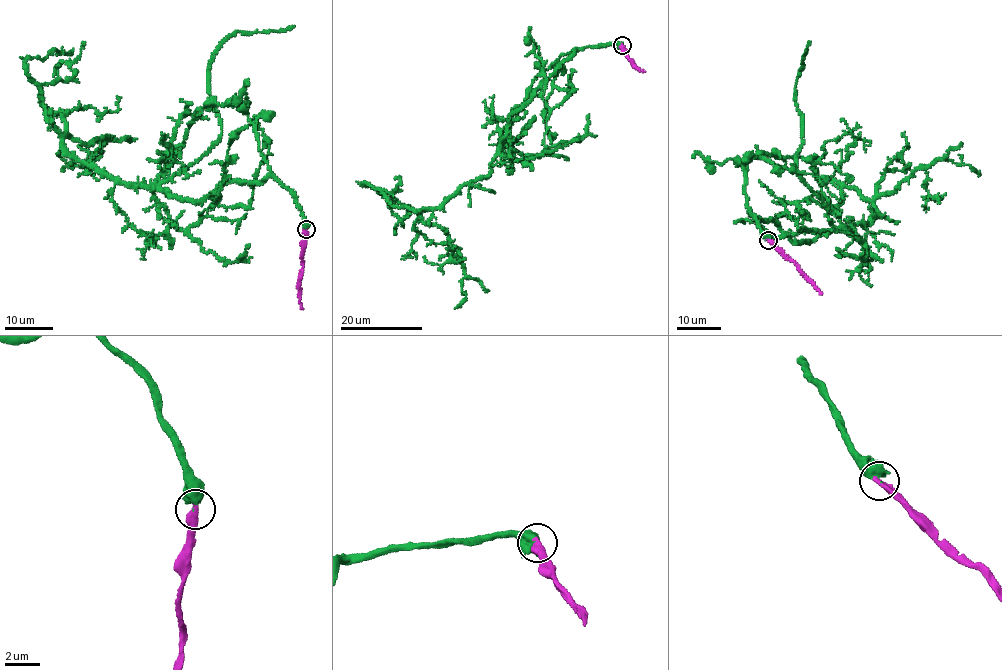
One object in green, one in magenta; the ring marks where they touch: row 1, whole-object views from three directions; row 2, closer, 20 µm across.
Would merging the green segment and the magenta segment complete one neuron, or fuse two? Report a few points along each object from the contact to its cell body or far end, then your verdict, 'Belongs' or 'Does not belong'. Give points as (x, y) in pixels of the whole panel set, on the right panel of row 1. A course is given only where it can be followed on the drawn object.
Course of green: (769, 240), (750, 211), (802, 243), (878, 216), (861, 192), (816, 175), (824, 145), (860, 126). Course of magenta: (769, 240), (822, 294). Belongs

